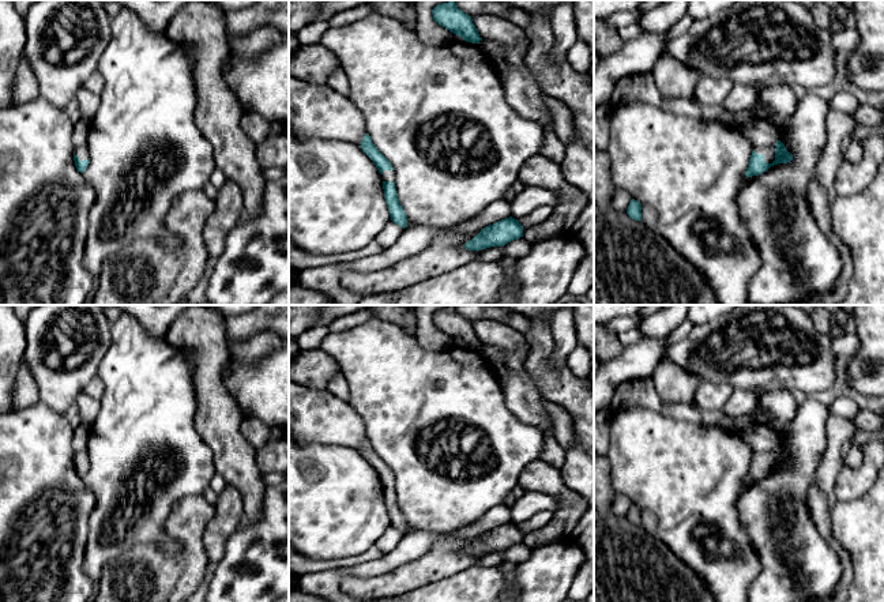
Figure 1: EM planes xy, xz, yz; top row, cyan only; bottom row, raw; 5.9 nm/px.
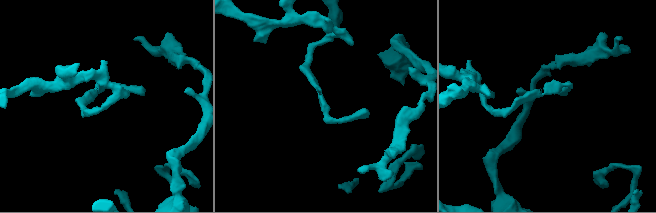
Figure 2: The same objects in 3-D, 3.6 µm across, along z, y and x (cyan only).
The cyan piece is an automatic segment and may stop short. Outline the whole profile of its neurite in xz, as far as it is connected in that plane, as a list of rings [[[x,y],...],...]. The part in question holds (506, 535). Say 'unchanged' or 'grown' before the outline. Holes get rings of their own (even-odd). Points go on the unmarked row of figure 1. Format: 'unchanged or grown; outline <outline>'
unchanged; outline [[[509,522],[484,533],[474,543],[464,549],[469,556],[479,556],[505,549],[523,542],[523,531]]]

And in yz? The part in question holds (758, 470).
grown; outline [[[751,425],[730,432],[742,437],[744,441],[751,445],[753,452],[745,477],[746,482],[763,479],[774,470],[793,466],[793,460],[786,455],[785,449],[776,444],[776,439],[771,434],[768,426]]]

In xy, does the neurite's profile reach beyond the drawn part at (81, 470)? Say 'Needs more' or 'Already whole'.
Needs more

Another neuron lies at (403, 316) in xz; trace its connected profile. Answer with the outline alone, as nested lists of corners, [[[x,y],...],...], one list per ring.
[[[372,305],[369,308],[375,317],[399,326],[409,335],[417,330],[415,306],[406,305]]]

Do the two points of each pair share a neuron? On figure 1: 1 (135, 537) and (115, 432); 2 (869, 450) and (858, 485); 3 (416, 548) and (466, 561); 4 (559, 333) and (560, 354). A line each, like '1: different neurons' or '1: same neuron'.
1: same neuron
2: same neuron
3: different neurons
4: same neuron

